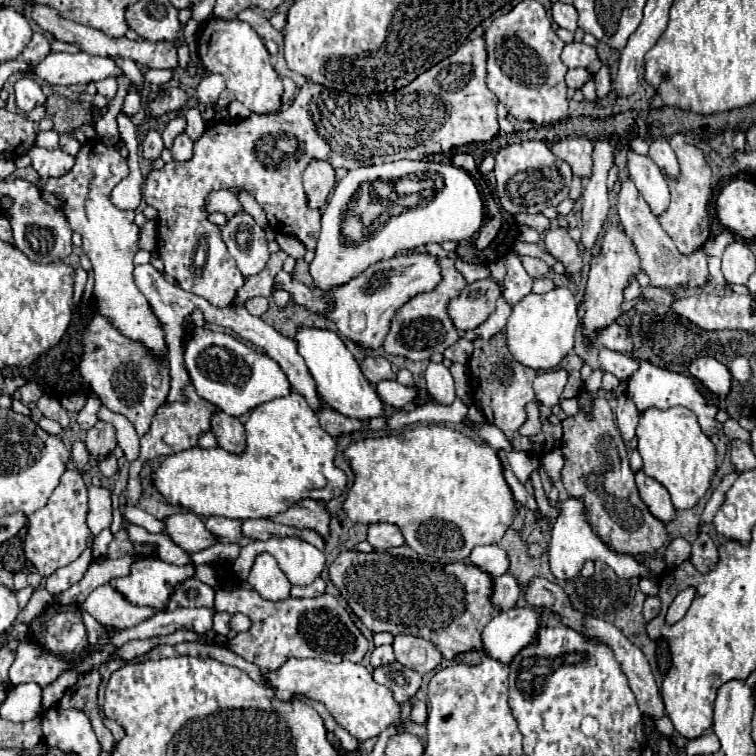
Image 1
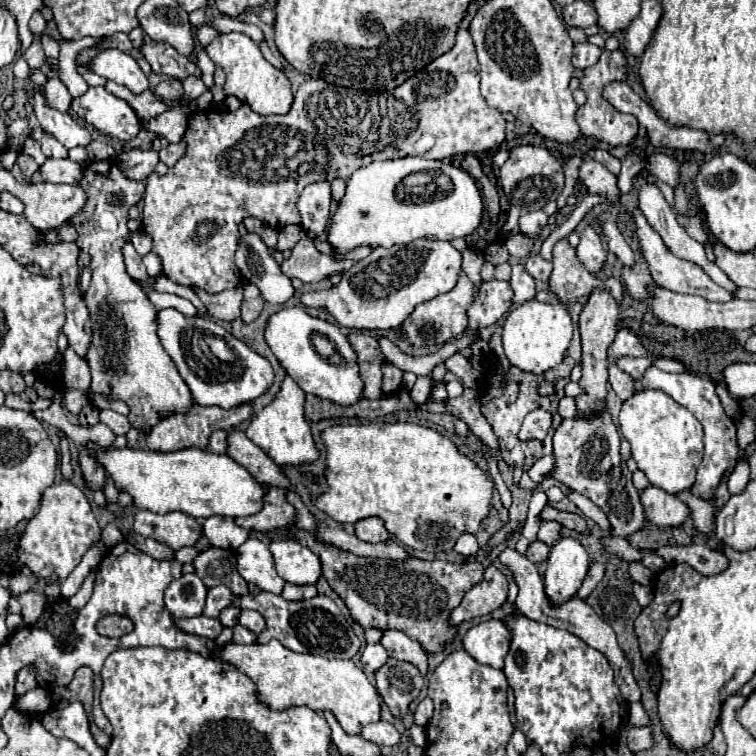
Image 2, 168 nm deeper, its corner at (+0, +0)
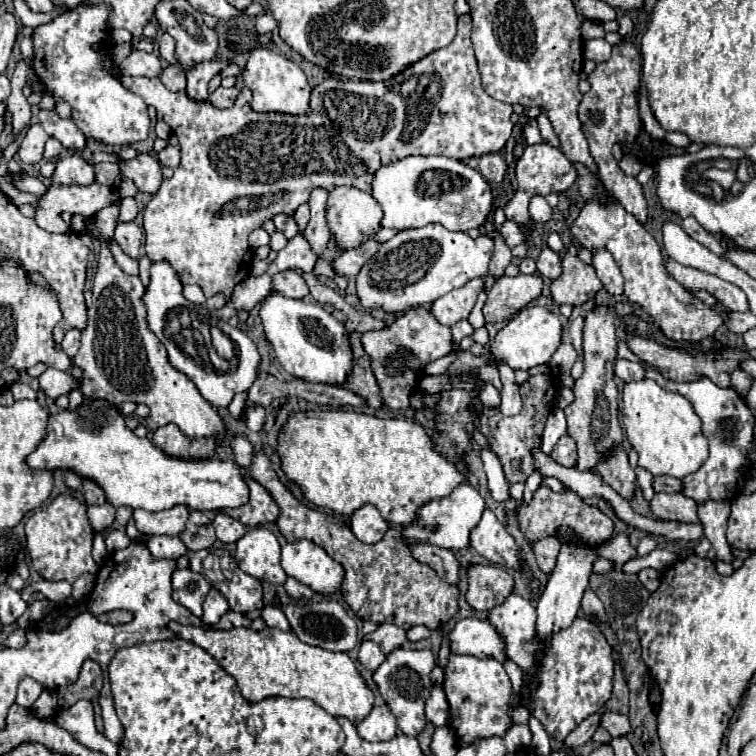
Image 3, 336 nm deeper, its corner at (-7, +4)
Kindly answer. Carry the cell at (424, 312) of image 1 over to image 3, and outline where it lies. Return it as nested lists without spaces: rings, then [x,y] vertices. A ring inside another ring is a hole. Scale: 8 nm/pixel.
[[[481,278],[469,280],[465,286],[461,286],[457,290],[451,290],[449,294],[437,298],[431,304],[429,312],[437,318],[439,324],[455,326],[459,320],[465,320],[469,316],[469,312],[475,306],[475,300],[477,300],[477,294],[481,292],[481,288],[483,288]]]

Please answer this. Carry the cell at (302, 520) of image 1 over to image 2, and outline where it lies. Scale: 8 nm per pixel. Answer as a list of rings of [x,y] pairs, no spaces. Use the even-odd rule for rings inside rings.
[[[266,488],[264,504],[258,514],[236,518],[234,522],[246,530],[262,530],[270,532],[276,528],[292,526],[296,518],[296,510],[286,502],[286,490],[278,488]]]

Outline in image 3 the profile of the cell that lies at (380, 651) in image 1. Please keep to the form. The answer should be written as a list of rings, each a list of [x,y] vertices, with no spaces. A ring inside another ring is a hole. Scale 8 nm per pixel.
[[[365,640],[361,642],[361,650],[359,650],[359,662],[369,668],[371,672],[375,672],[381,662],[385,660],[385,652],[381,650],[381,646],[377,642],[371,642],[371,640]]]

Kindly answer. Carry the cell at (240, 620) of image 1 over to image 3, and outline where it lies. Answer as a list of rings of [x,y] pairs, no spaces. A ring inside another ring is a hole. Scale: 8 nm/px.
[[[265,606],[261,618],[265,620],[265,624],[269,628],[279,628],[279,630],[289,630],[291,628],[285,614],[283,614],[283,610],[277,608],[277,606]]]

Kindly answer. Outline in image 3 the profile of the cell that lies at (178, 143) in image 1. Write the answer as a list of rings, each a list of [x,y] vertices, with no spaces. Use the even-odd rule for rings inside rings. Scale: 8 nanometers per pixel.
[[[167,146],[159,152],[159,162],[163,166],[171,166],[171,168],[177,168],[179,166],[179,160],[181,160],[181,150],[179,146]]]

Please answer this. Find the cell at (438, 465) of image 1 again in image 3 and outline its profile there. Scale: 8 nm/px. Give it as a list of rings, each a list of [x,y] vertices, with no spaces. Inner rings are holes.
[[[321,410],[321,412],[297,412],[289,418],[279,436],[279,456],[289,480],[297,482],[309,502],[329,508],[337,514],[351,516],[365,504],[373,504],[389,524],[411,526],[417,516],[415,510],[431,500],[439,500],[451,494],[451,490],[467,482],[465,474],[455,462],[447,460],[433,448],[433,440],[427,430],[415,420],[377,418],[361,412],[345,410]]]

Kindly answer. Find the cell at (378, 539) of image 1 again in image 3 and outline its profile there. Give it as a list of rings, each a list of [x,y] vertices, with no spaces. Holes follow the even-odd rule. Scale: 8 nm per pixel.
[[[365,504],[353,512],[351,530],[361,542],[375,544],[385,536],[385,532],[389,530],[389,524],[383,520],[383,516],[375,506]]]

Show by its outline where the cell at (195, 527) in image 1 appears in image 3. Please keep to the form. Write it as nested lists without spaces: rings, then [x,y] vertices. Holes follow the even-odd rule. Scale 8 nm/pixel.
[[[173,506],[163,512],[133,510],[133,518],[135,518],[137,528],[147,536],[153,536],[153,534],[179,536],[185,530],[189,510],[187,510],[187,506]]]

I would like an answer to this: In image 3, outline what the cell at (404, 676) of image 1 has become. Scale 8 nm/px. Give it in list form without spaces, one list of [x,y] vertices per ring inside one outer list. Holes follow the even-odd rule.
[[[399,648],[399,650],[393,650],[391,654],[387,654],[385,662],[373,674],[373,680],[377,682],[381,696],[385,698],[387,706],[391,708],[391,712],[397,718],[399,730],[407,736],[417,736],[427,724],[427,718],[423,714],[423,706],[425,706],[425,700],[429,698],[429,692],[431,692],[429,672],[433,666],[435,666],[435,656],[429,650]]]

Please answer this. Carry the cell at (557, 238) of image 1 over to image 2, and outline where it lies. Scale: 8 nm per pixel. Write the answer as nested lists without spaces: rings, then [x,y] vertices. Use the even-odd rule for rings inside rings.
[[[560,240],[554,246],[554,258],[552,258],[554,270],[550,274],[550,292],[558,296],[560,302],[576,302],[580,298],[588,298],[594,290],[608,290],[618,302],[624,297],[624,286],[620,278],[616,278],[616,286],[612,280],[600,282],[596,276],[592,276],[576,258],[576,250],[568,244],[568,240]]]

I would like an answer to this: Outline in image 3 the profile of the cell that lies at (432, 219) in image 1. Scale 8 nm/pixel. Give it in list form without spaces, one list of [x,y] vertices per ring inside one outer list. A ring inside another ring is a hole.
[[[407,156],[403,160],[381,166],[373,176],[371,196],[383,208],[381,226],[391,226],[395,230],[423,228],[435,222],[445,226],[447,230],[467,232],[471,228],[479,228],[481,224],[485,224],[493,202],[491,188],[485,182],[485,178],[471,166],[463,164],[461,160],[453,160],[447,156]],[[445,174],[449,176],[449,188]],[[415,182],[417,182],[417,190],[415,190]],[[437,188],[439,194],[435,194]]]

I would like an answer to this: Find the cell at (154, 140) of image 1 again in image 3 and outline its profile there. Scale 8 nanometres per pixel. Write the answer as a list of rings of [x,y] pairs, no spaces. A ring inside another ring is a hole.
[[[139,152],[133,160],[119,162],[119,170],[125,178],[135,182],[139,192],[155,194],[163,182],[159,160],[153,158],[151,154],[145,154],[145,152]]]

